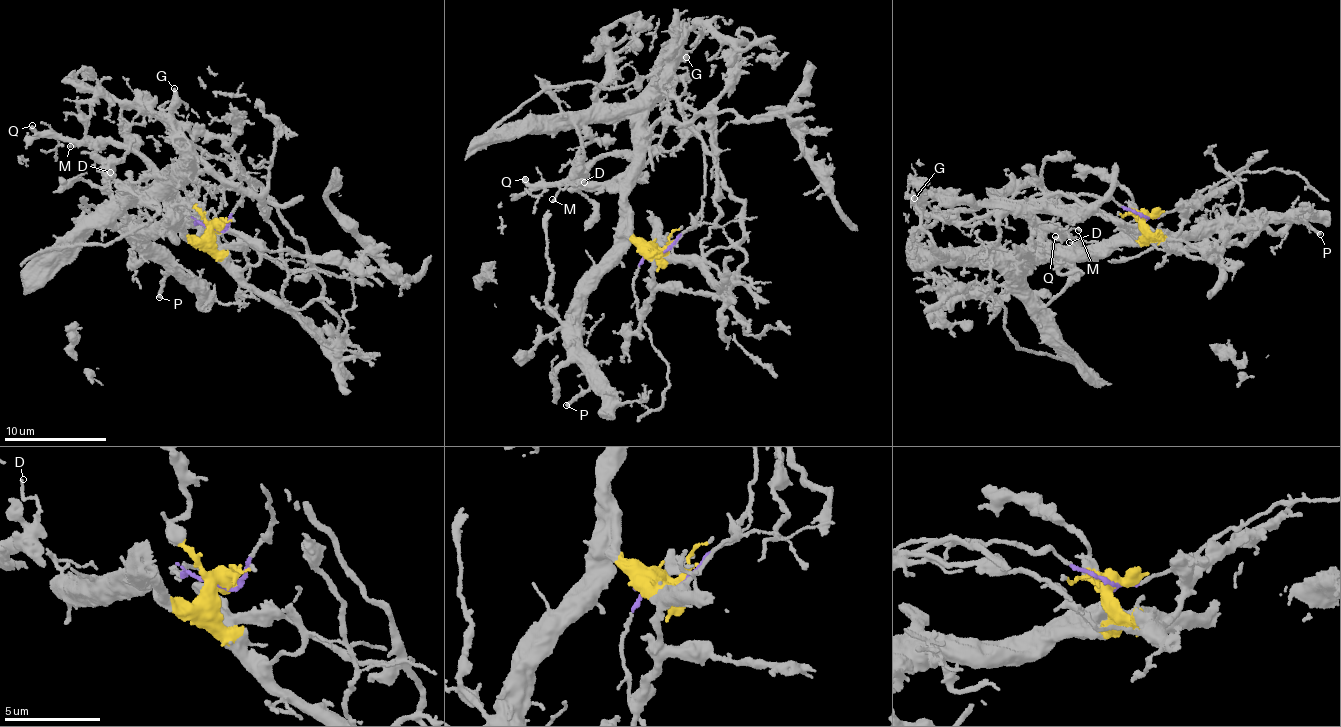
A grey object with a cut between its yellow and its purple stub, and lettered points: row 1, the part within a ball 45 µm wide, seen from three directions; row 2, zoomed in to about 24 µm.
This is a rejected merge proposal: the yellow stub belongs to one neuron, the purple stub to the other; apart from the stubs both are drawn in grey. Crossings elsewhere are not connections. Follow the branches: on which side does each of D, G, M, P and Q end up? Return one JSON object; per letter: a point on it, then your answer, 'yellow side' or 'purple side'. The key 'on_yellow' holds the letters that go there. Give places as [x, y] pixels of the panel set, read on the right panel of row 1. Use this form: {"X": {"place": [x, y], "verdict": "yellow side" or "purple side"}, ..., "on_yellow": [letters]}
{"D": {"place": [1069, 242], "verdict": "yellow side"}, "G": {"place": [914, 198], "verdict": "purple side"}, "M": {"place": [1078, 230], "verdict": "yellow side"}, "P": {"place": [1320, 234], "verdict": "yellow side"}, "Q": {"place": [1055, 236], "verdict": "yellow side"}, "on_yellow": ["D", "M", "P", "Q"]}

